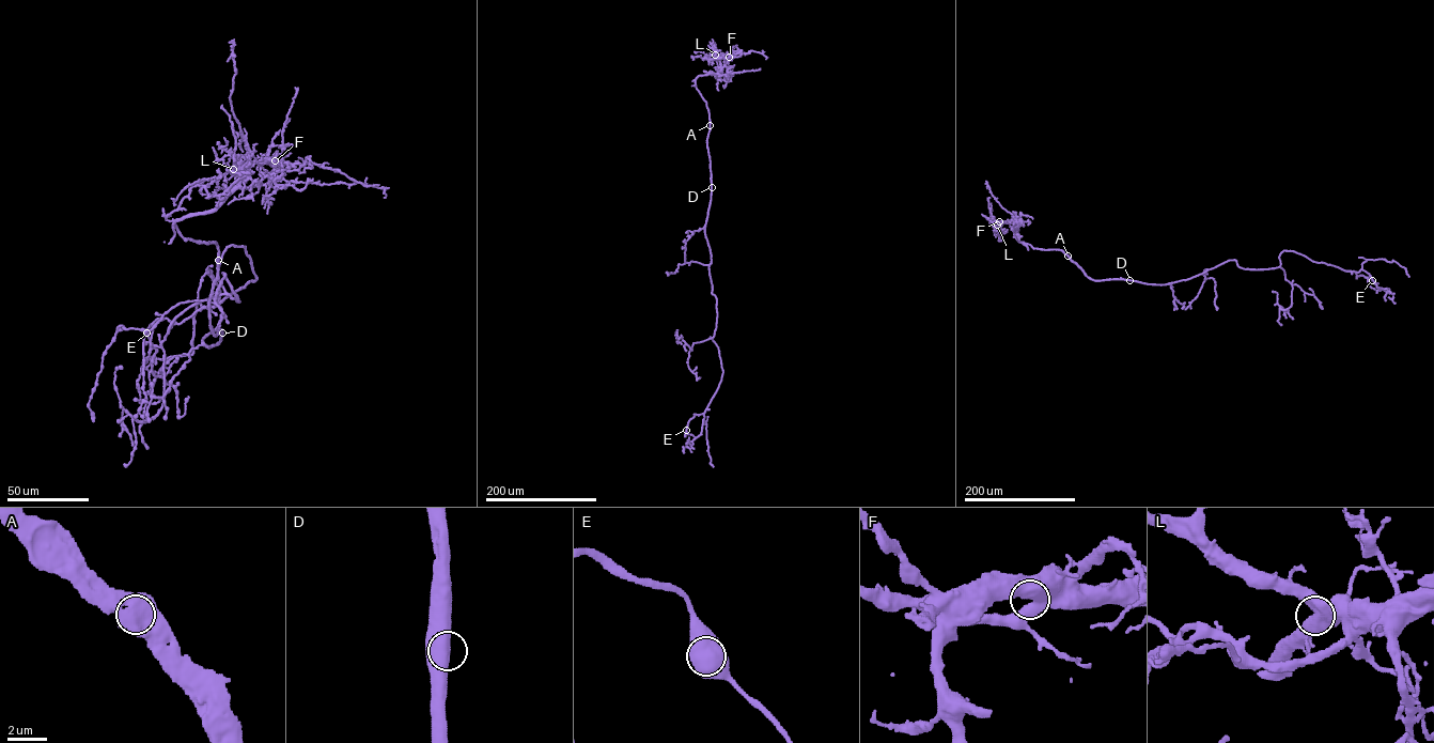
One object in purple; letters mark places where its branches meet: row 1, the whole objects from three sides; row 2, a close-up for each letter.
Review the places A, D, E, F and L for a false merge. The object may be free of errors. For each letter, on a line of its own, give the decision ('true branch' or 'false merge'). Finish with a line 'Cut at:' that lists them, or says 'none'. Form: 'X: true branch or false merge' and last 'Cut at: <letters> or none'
A: true branch
D: true branch
E: true branch
F: true branch
L: true branch
Cut at: none

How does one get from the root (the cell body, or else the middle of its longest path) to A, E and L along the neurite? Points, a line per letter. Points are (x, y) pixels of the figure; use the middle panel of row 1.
A: (707, 244), (704, 227), (711, 191), (706, 142), (710, 125)
E: (707, 244), (717, 313), (710, 338), (718, 346), (722, 372), (705, 411), (696, 414), (686, 430)
L: (707, 244), (704, 227), (711, 191), (710, 121), (695, 79), (720, 71), (715, 55)

